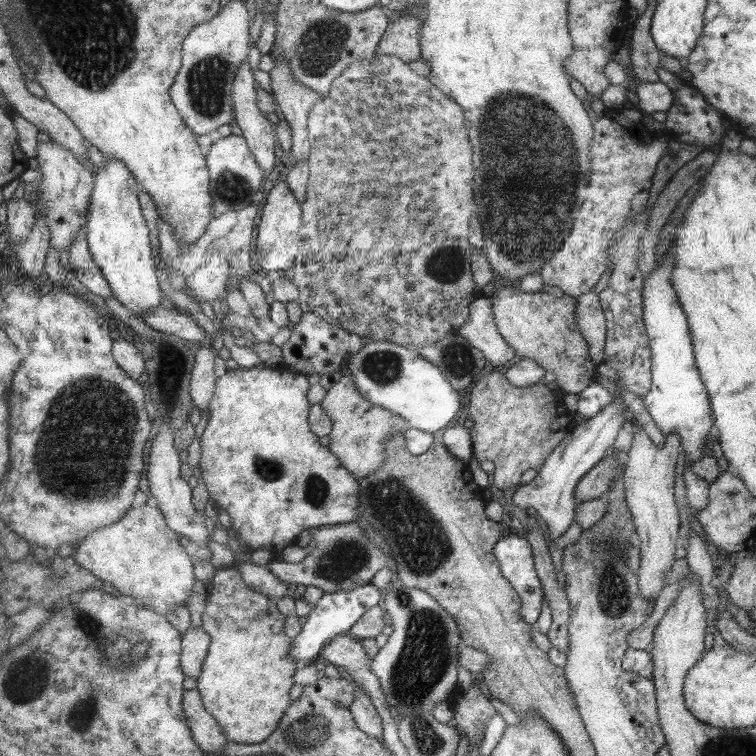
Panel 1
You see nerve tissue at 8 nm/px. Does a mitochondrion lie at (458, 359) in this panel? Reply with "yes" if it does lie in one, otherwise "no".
yes

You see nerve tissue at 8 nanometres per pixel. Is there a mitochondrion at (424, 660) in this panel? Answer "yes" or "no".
yes

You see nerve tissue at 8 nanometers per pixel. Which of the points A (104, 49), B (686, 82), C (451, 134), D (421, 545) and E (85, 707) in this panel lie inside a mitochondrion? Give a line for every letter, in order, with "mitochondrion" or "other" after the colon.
A: mitochondrion
B: other
C: other
D: mitochondrion
E: mitochondrion

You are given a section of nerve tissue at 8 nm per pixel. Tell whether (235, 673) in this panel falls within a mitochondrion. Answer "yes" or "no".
no

